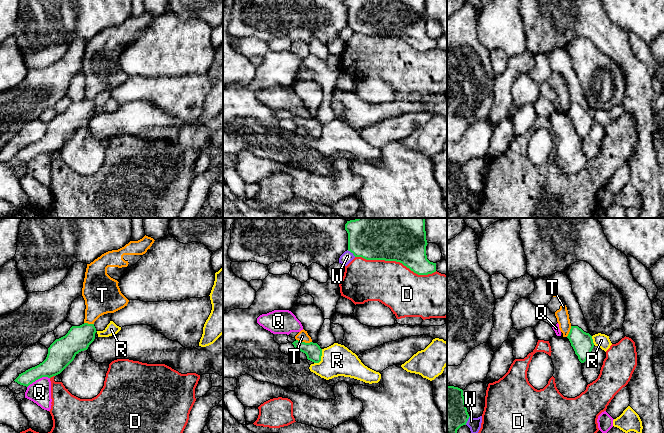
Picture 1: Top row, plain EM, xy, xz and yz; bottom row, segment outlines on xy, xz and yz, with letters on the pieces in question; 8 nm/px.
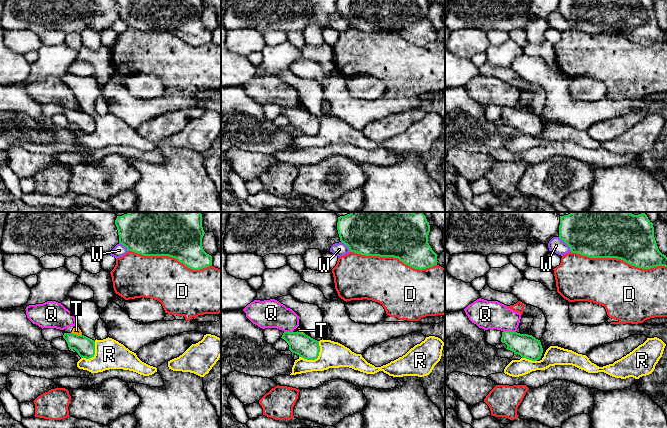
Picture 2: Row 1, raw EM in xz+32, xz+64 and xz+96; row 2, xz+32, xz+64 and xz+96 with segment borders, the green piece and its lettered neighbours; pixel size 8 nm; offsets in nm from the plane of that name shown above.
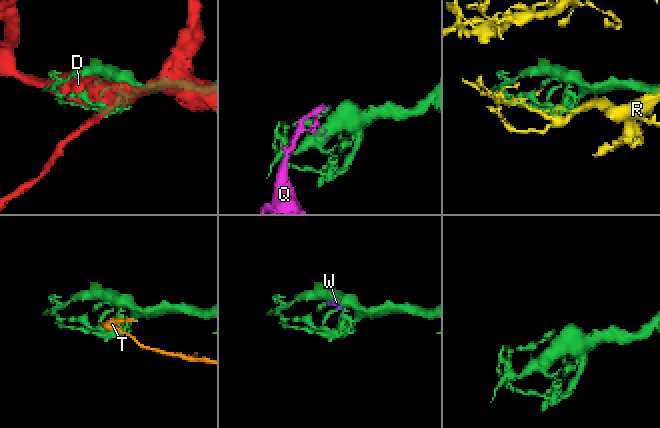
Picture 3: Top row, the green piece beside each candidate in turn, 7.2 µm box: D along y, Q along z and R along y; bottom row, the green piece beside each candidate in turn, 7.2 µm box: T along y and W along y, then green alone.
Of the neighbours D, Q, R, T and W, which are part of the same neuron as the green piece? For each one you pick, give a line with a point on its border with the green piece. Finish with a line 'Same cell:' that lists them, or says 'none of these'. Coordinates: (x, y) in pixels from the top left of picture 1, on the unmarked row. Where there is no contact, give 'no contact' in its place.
Same cell: none of these

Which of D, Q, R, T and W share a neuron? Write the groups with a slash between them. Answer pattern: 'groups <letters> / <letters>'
groups D / Q T / R / W

